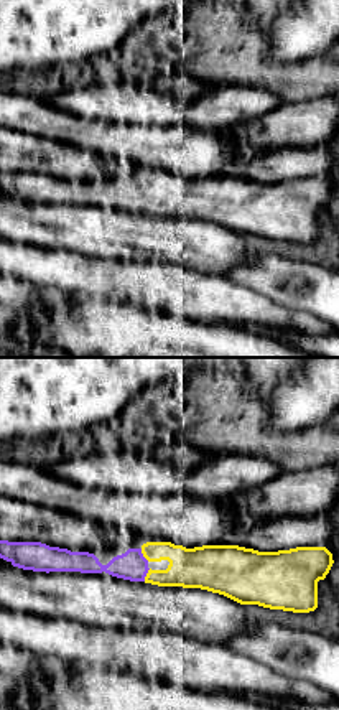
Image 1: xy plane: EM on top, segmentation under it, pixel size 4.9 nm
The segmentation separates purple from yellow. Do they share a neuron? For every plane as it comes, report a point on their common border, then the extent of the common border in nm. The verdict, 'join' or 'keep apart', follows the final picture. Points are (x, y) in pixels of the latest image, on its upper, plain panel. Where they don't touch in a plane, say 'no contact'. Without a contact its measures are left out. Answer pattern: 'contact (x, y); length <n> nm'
contact (142, 186); length 80 nm

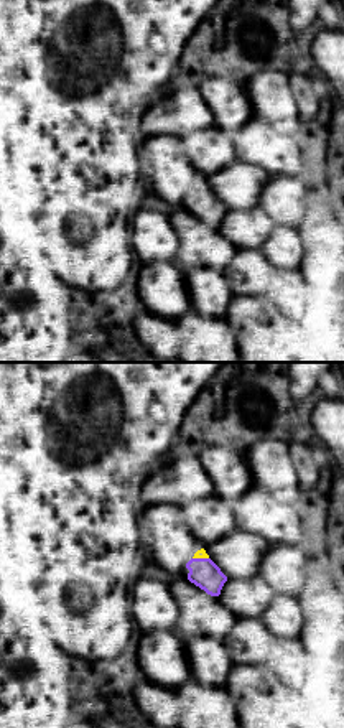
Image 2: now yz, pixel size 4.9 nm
contact (201, 190); length 80 nm

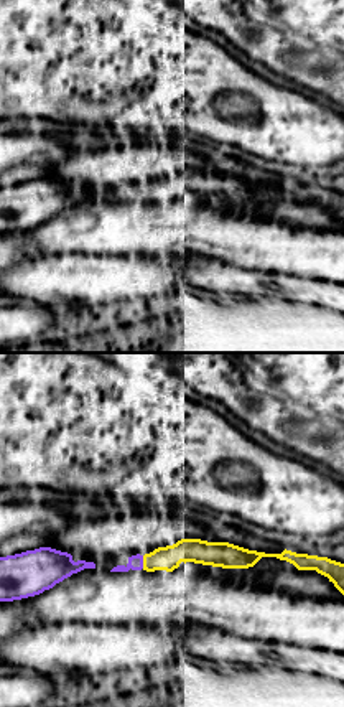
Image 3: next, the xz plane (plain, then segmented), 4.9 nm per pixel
contact (142, 193); length 60 nm

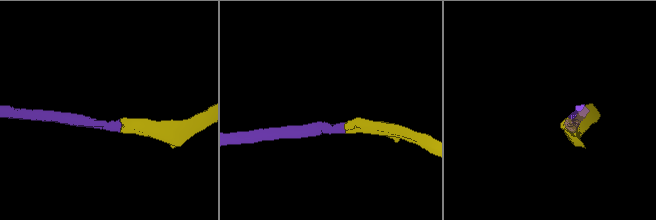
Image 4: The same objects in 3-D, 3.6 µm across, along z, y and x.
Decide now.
join

